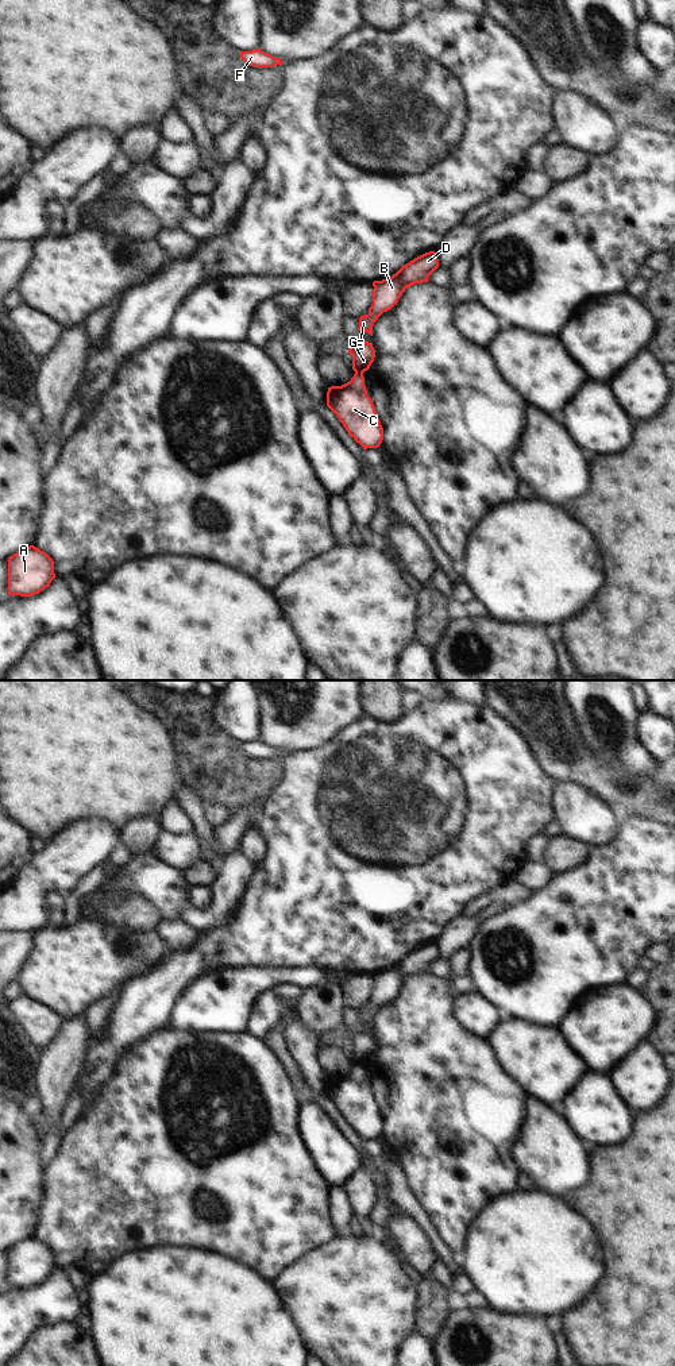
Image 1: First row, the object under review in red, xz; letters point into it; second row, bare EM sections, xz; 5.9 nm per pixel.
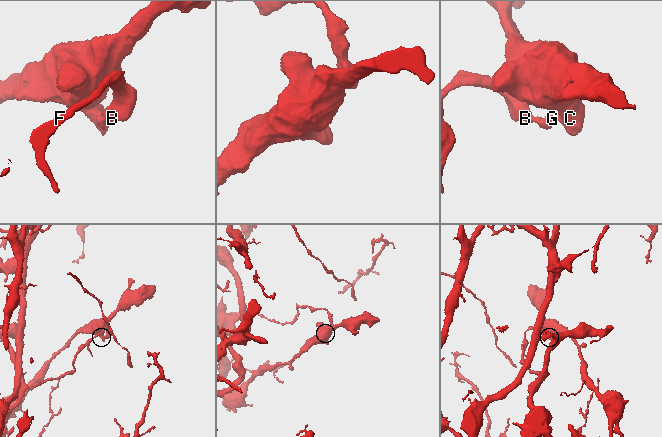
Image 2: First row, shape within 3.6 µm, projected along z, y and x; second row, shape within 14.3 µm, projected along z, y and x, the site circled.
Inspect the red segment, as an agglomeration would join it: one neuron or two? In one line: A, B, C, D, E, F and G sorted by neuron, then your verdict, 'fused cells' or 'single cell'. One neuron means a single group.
A C / B D E F G; fused cells

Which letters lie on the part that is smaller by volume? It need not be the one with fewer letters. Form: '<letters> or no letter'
B, D, E, F, G

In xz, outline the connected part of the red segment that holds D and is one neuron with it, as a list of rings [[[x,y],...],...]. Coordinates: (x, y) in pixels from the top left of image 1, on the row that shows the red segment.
[[[435,251],[425,252],[405,266],[390,278],[373,282],[373,304],[369,313],[359,317],[359,331],[373,336],[373,325],[378,317],[390,310],[406,288],[414,283],[428,282],[428,277],[439,267]]]

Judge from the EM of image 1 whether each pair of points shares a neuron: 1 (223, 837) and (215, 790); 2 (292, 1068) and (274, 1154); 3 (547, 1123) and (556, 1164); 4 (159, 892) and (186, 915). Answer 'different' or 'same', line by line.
1: different
2: different
3: same
4: different

